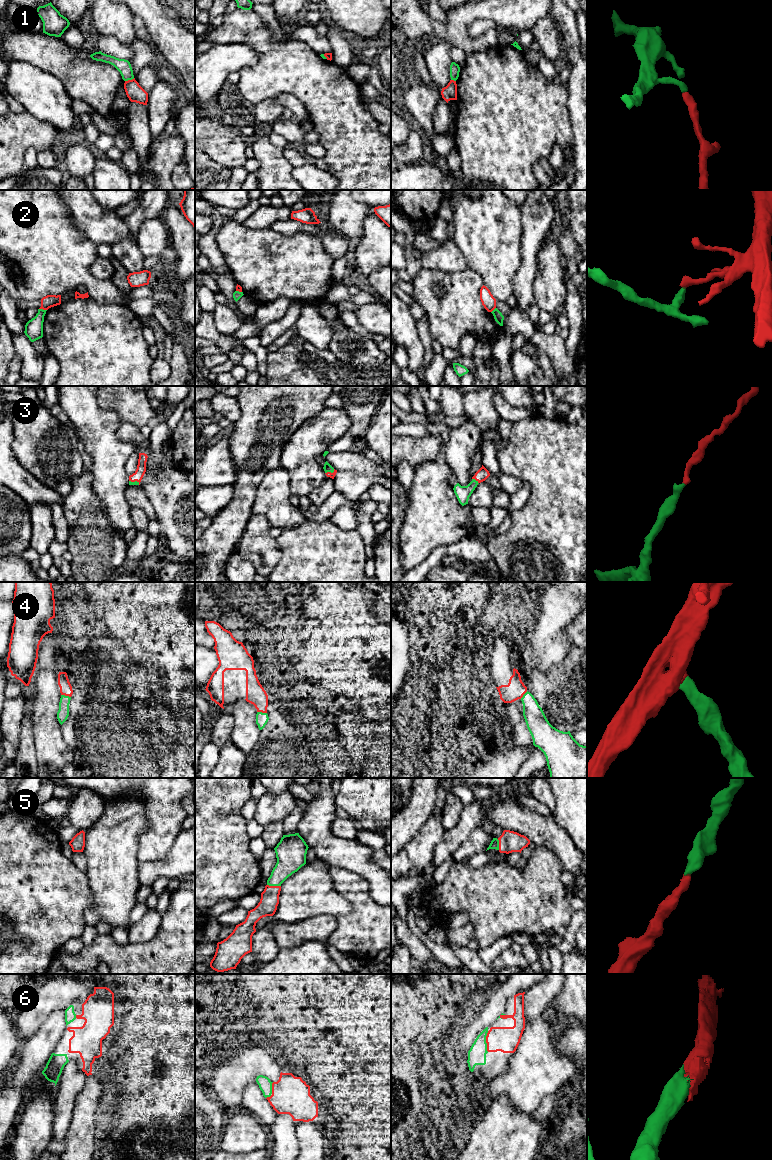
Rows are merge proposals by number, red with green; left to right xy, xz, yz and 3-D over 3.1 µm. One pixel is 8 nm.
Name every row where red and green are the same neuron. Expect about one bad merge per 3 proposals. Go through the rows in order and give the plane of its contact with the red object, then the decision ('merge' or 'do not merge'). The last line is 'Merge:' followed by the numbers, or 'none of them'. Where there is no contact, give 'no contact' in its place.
1: meets red in xy; do not merge
2: meets red in xy; do not merge
3: meets red in yz; merge
4: meets red in xy; merge
5: meets red in xz; merge
6: meets red in yz; merge
Merge: 3, 4, 5, 6

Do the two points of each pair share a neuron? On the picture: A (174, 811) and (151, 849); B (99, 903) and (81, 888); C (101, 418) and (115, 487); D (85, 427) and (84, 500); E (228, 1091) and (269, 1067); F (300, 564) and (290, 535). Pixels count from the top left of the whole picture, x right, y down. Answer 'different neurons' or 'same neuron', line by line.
A: same neuron
B: different neurons
C: same neuron
D: different neurons
E: same neuron
F: same neuron

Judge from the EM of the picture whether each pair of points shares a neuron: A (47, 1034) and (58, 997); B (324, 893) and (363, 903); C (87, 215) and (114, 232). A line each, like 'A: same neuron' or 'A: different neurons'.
A: different neurons
B: different neurons
C: same neuron

